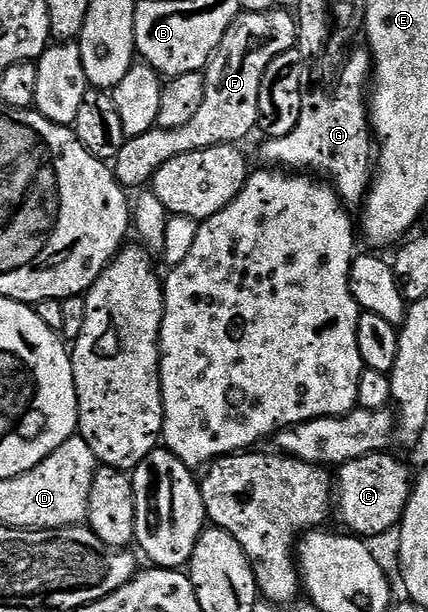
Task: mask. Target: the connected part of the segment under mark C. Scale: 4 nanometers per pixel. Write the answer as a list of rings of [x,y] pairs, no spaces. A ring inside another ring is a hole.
[[[390,453],[364,455],[352,459],[349,463],[340,464],[338,475],[335,475],[335,507],[341,514],[348,530],[357,537],[381,535],[398,526],[405,514],[405,506],[411,494],[411,475],[409,471]]]

